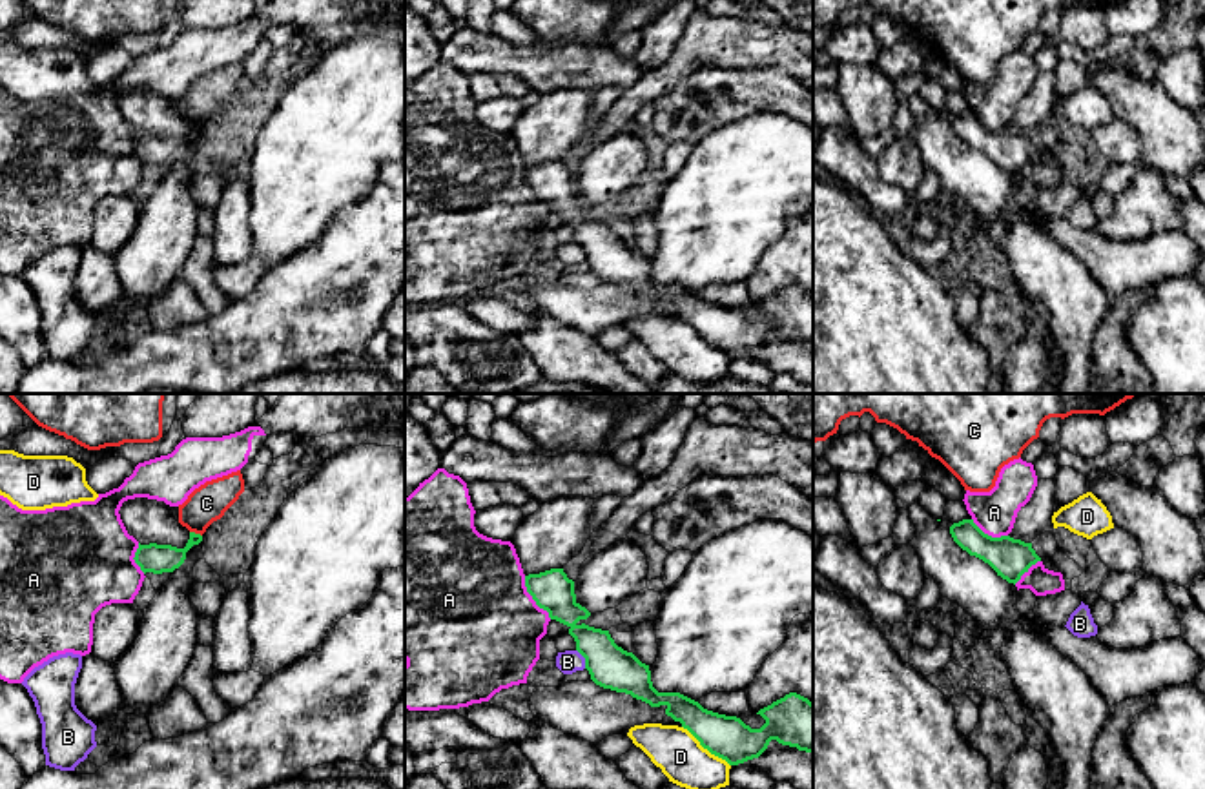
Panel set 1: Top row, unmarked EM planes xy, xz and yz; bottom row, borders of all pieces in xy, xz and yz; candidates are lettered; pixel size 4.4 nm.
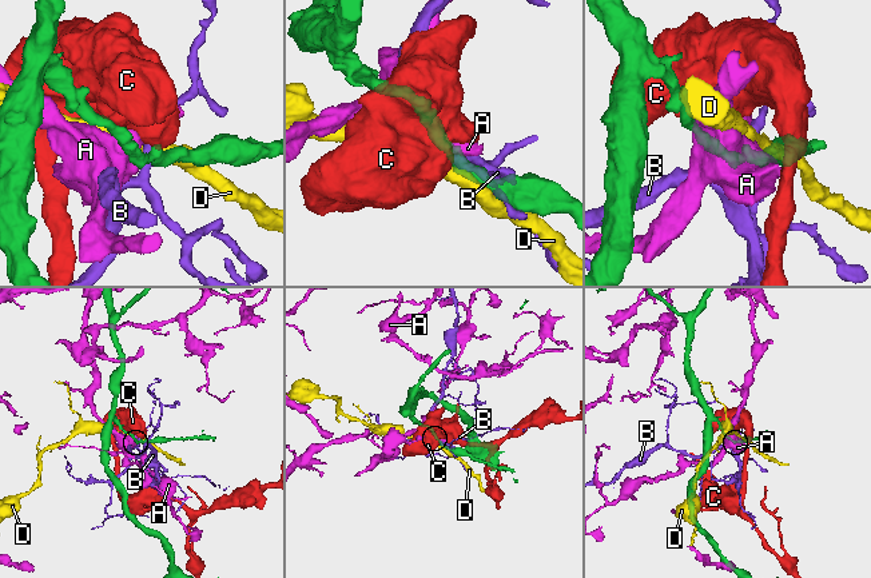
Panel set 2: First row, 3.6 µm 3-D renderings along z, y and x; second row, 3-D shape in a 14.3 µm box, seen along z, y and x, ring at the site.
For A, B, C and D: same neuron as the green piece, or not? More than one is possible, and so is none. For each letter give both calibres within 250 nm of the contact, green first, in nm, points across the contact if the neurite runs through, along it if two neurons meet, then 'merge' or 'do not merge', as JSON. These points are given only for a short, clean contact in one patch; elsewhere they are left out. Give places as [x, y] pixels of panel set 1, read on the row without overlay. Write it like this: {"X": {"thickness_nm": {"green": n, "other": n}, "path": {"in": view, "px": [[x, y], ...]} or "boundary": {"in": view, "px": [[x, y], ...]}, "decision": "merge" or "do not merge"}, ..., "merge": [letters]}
{"A": {"thickness_nm": {"green": 180, "other": 480}, "decision": "do not merge"}, "B": {"thickness_nm": {"green": 190, "other": 100}, "boundary": {"in": "xz", "px": [[576, 241], [586, 259]]}, "decision": "do not merge"}, "C": {"thickness_nm": {"green": 130, "other": 160}, "decision": "do not merge"}, "D": {"thickness_nm": {"green": 190, "other": 200}, "decision": "do not merge"}, "merge": []}

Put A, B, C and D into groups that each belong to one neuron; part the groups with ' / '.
A / B / C / D

